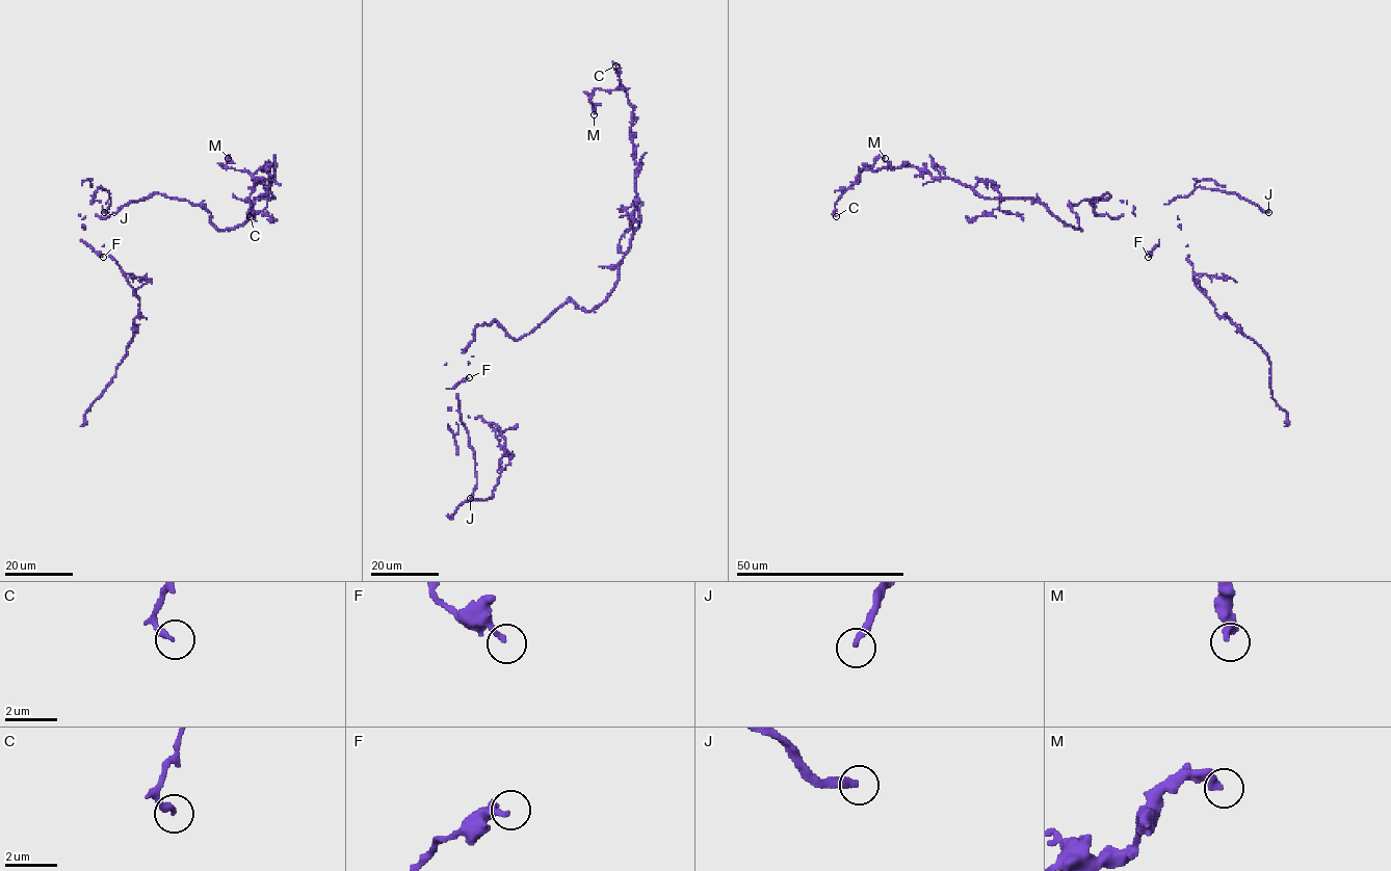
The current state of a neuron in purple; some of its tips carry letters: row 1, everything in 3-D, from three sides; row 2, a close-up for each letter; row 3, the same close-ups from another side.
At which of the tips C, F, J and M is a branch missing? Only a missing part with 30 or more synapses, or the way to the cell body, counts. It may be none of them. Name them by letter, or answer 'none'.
J

